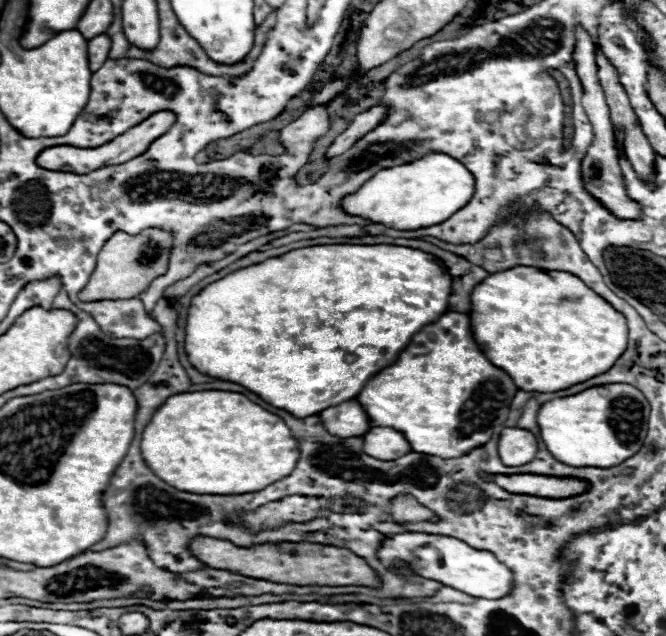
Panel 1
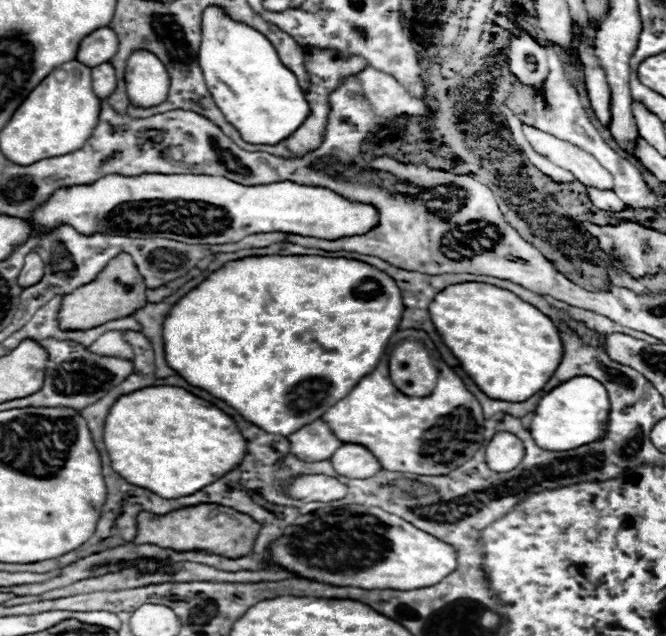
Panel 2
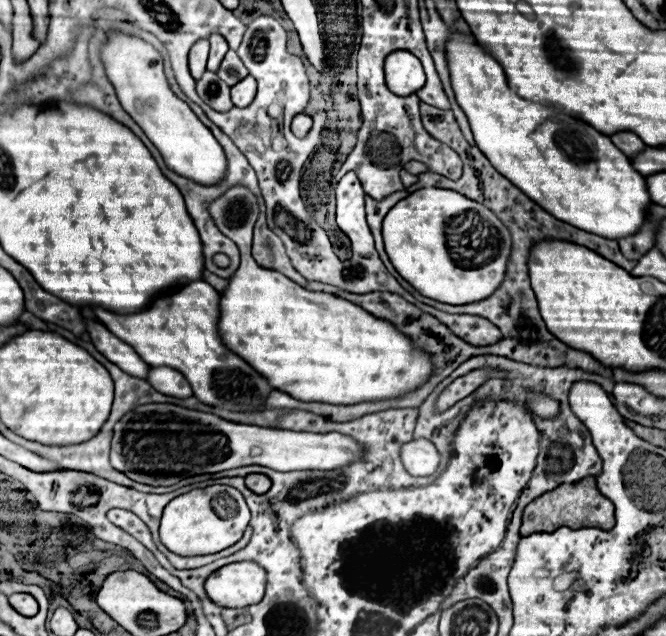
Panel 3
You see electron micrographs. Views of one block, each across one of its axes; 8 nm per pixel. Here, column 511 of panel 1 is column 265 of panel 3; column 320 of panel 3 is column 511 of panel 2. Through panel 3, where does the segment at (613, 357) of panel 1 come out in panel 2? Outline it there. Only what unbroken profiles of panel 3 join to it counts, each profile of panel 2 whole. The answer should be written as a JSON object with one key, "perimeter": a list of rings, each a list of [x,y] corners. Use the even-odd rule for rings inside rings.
{"perimeter":[[[462,282],[446,286],[434,296],[428,312],[462,370],[492,400],[528,400],[544,388],[562,358],[560,334],[552,320],[516,294],[492,284]]]}

